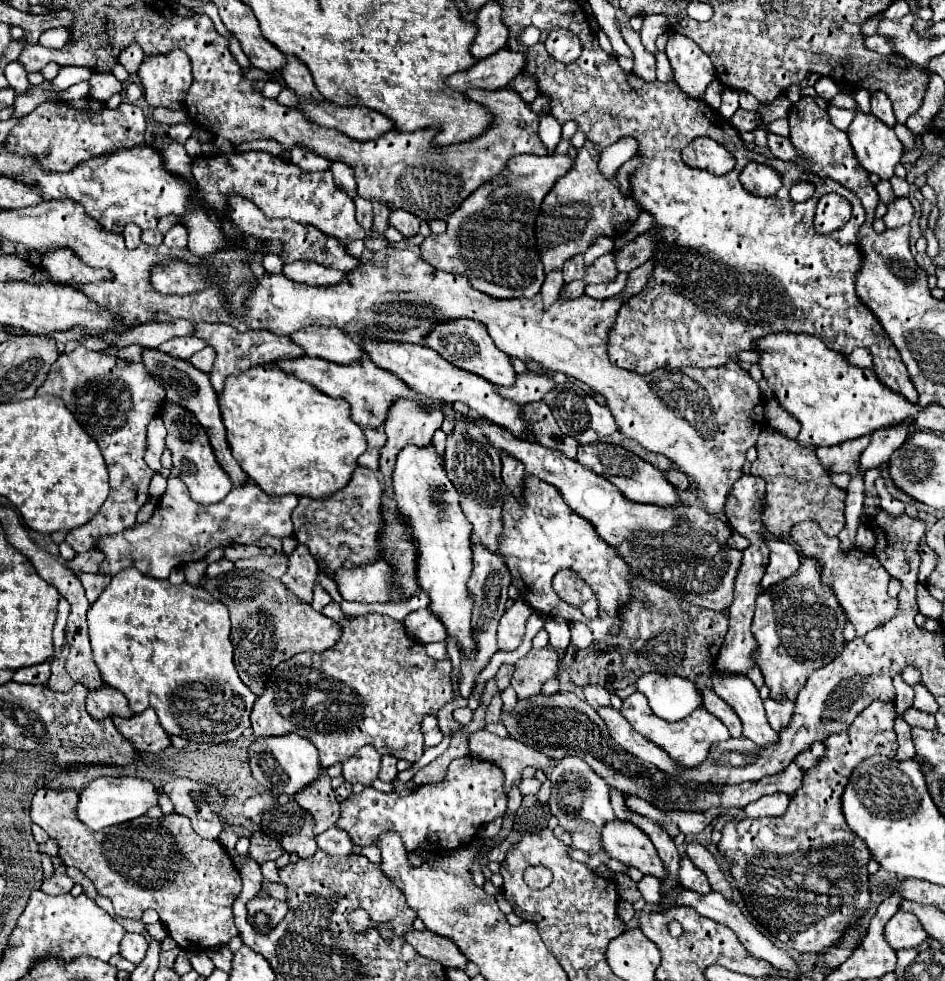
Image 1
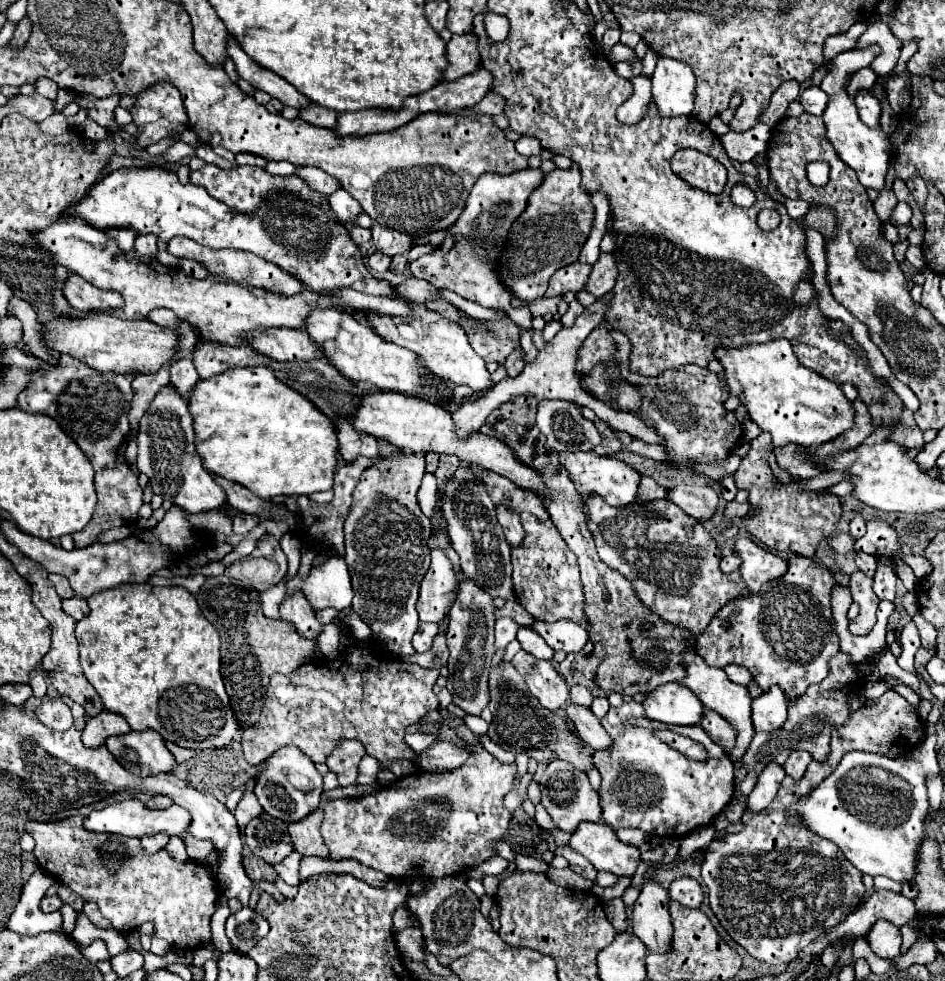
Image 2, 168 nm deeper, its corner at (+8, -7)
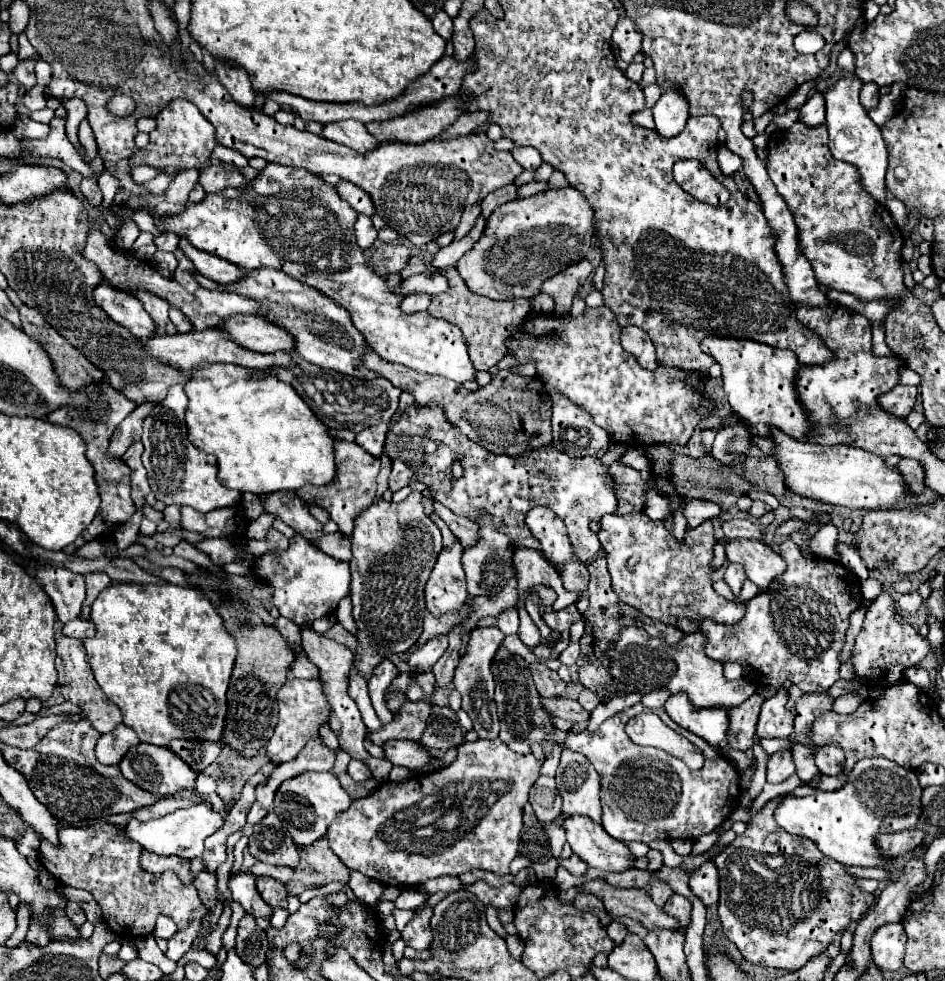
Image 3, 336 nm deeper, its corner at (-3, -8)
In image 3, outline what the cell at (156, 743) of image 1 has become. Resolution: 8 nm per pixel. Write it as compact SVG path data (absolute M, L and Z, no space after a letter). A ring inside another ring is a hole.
M140 742L138 746L130 748L130 752L126 752L126 756L118 766L130 782L134 782L136 786L156 796L168 796L182 788L194 788L194 782L196 782L196 772L192 772L184 760L178 760L178 756L174 756L174 752L170 752L170 748L166 746L152 746L152 744Z

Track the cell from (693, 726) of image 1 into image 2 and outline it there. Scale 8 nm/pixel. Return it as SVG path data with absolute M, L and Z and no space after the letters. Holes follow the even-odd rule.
M627 699L621 707L611 707L601 719L601 725L613 739L613 747L593 751L593 765L601 773L599 803L603 809L603 821L615 831L625 827L641 829L655 837L681 839L685 833L697 827L711 825L731 801L735 791L733 763L699 725L667 727L651 721L645 717L643 707L633 699ZM655 729L671 729L701 743L707 749L707 759L689 761L687 757L679 755L679 751L667 747L661 739L655 739ZM613 769L617 775L613 775Z

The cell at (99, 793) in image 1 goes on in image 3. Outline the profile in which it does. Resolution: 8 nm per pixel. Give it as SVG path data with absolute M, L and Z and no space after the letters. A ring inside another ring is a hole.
M194 804L190 808L182 808L182 810L176 810L164 818L158 818L158 820L148 820L148 822L140 822L140 820L134 820L130 818L130 822L126 824L124 832L126 832L126 838L142 844L148 852L154 852L158 856L170 856L170 854L176 854L180 858L200 858L202 852L204 852L204 840L214 834L220 826L222 826L222 816L218 812L214 812L210 806L206 804Z

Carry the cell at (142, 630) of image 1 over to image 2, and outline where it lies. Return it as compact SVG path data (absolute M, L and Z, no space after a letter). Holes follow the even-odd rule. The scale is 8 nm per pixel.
M127 583L93 595L87 603L91 613L77 623L75 635L79 641L83 673L99 693L107 711L125 717L133 731L153 729L165 741L195 751L225 747L239 735L219 673L219 633L205 619L195 597L187 589Z

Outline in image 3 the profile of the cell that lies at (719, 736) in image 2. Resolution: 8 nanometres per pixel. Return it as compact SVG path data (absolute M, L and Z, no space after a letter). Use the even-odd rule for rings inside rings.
M754 694L746 702L742 702L738 708L732 708L728 712L728 744L734 750L750 750L754 744L754 734L756 734L756 722L760 714L764 698Z

